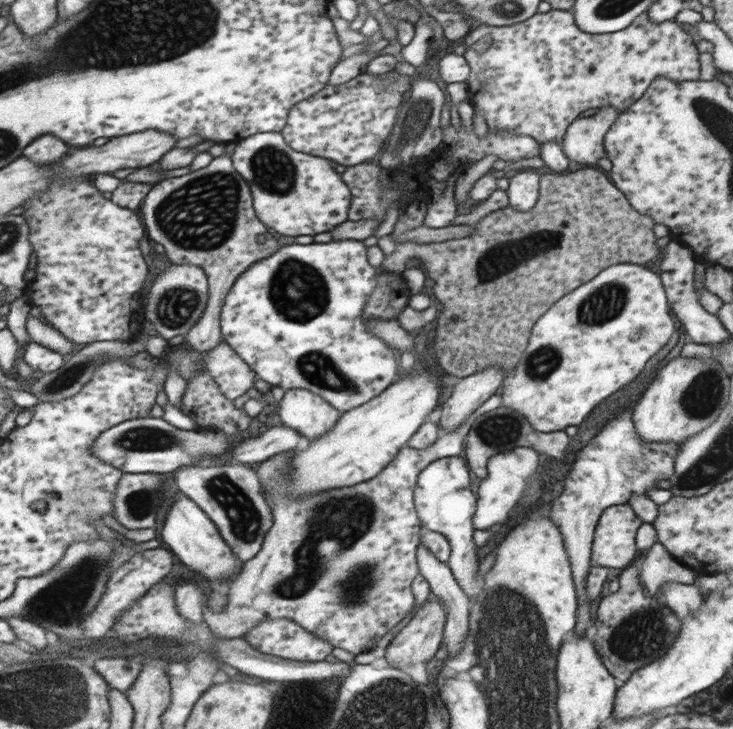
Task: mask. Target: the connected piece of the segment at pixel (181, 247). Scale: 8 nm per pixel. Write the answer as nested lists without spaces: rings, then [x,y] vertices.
[[[218,156],[210,161],[210,166],[190,172],[183,176],[168,178],[146,194],[142,204],[142,218],[146,218],[146,230],[149,231],[150,241],[160,243],[165,248],[166,256],[174,265],[196,265],[204,270],[209,284],[209,297],[202,316],[185,335],[185,341],[200,354],[205,354],[223,342],[220,330],[220,317],[225,296],[236,282],[236,279],[250,269],[252,264],[266,259],[274,254],[280,246],[272,232],[256,218],[252,208],[252,194],[246,180],[234,168],[231,156]]]

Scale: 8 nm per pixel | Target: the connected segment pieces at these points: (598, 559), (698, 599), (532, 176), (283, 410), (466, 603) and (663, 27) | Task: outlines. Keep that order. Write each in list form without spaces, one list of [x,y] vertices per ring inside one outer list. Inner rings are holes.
[[[628,504],[609,506],[599,518],[591,546],[591,566],[621,571],[636,558],[635,536],[644,522]]]
[[[676,582],[661,584],[664,590],[664,600],[668,608],[679,618],[686,618],[691,612],[695,612],[703,605],[703,594],[695,583],[691,585]]]
[[[524,169],[509,178],[509,206],[522,212],[532,210],[539,199],[541,175],[537,170]]]
[[[303,388],[286,390],[282,400],[278,404],[278,414],[282,424],[293,428],[309,441],[319,436],[324,436],[331,428],[334,428],[334,425],[342,416],[342,413],[336,410],[329,402],[326,402],[326,399],[320,398],[317,394]]]
[[[419,543],[417,546],[417,563],[419,573],[429,582],[432,592],[438,597],[438,600],[444,605],[447,612],[447,622],[443,632],[444,646],[446,646],[446,650],[448,650],[450,655],[457,654],[460,648],[462,648],[464,639],[469,631],[469,609],[472,602],[470,602],[469,596],[460,588],[447,563],[437,559],[434,553],[430,552],[428,547],[422,543]]]
[[[550,9],[546,13],[536,13],[534,16],[527,18],[525,21],[510,26],[488,26],[482,24],[475,30],[470,31],[464,38],[464,56],[471,68],[468,78],[468,93],[470,102],[474,109],[478,109],[484,113],[484,118],[489,126],[490,131],[510,131],[514,134],[526,135],[534,138],[539,144],[556,141],[557,143],[563,139],[567,128],[578,118],[578,114],[588,110],[588,108],[599,109],[603,106],[609,106],[616,109],[619,114],[624,112],[631,104],[634,104],[650,86],[650,83],[656,77],[664,77],[672,79],[676,82],[698,80],[700,76],[700,61],[698,61],[699,50],[694,44],[692,36],[685,32],[675,20],[665,20],[664,22],[652,22],[648,13],[643,12],[624,30],[606,34],[590,34],[580,30],[575,23],[575,16],[570,10]],[[490,38],[490,46],[484,52],[477,52],[472,48],[478,40]]]

